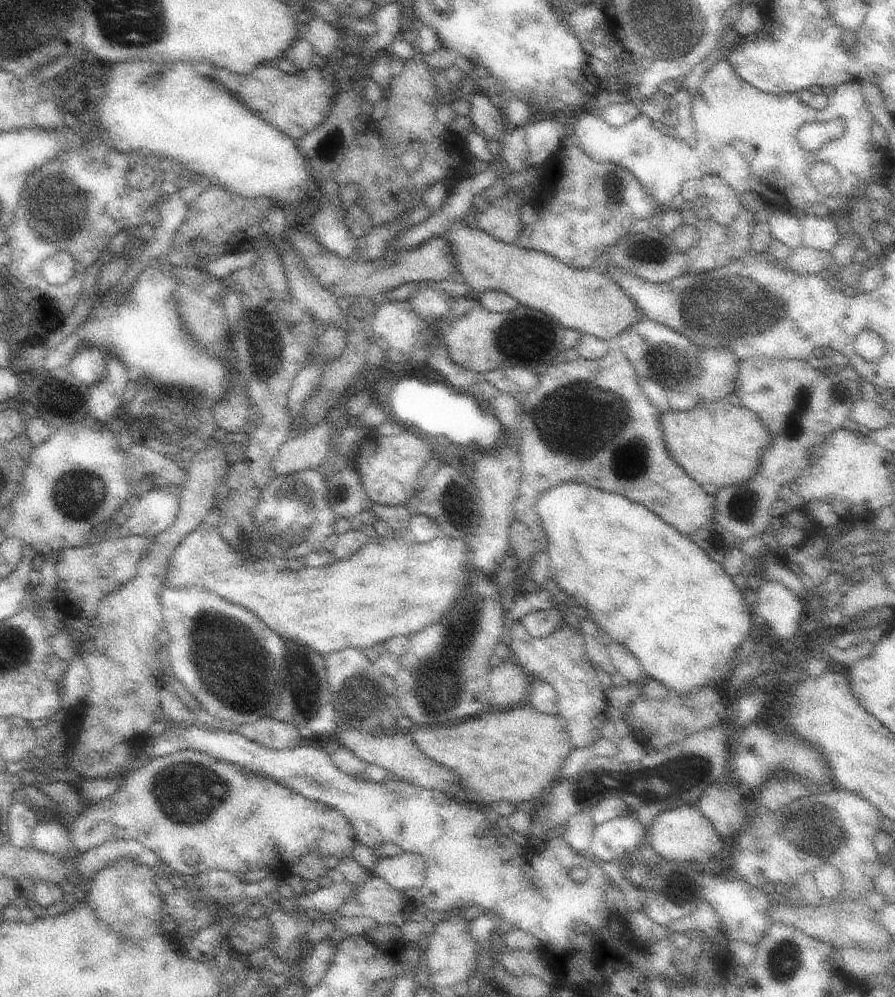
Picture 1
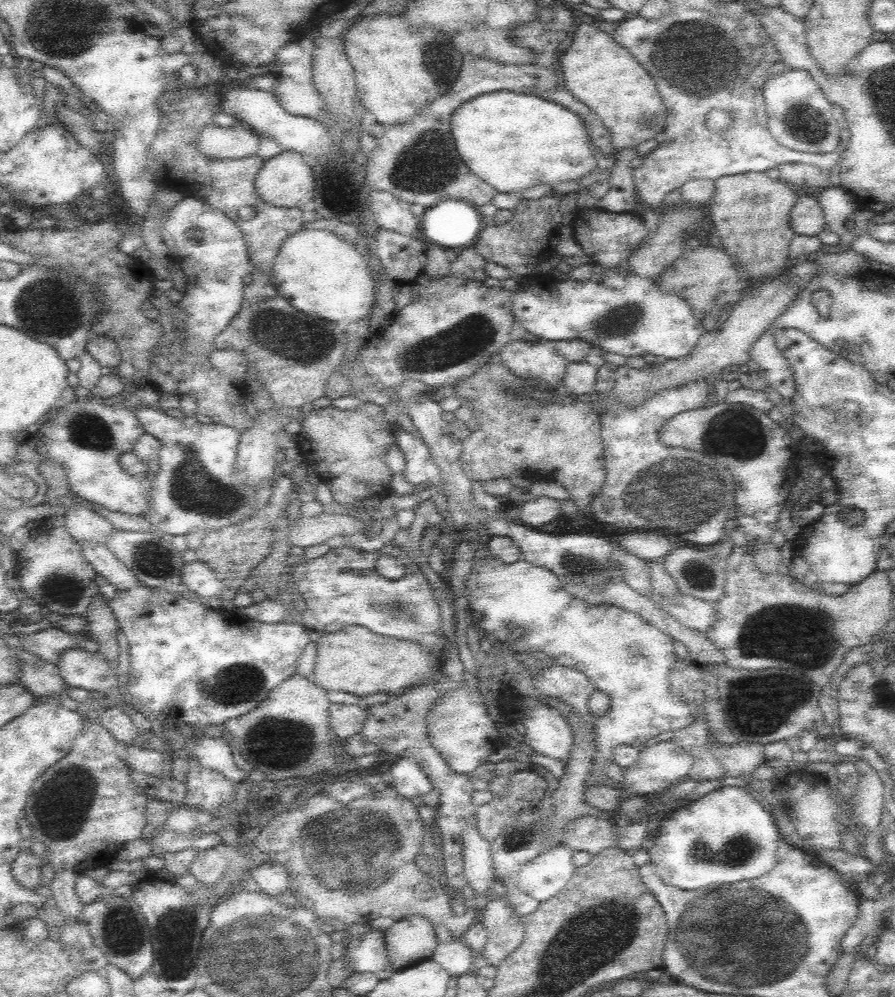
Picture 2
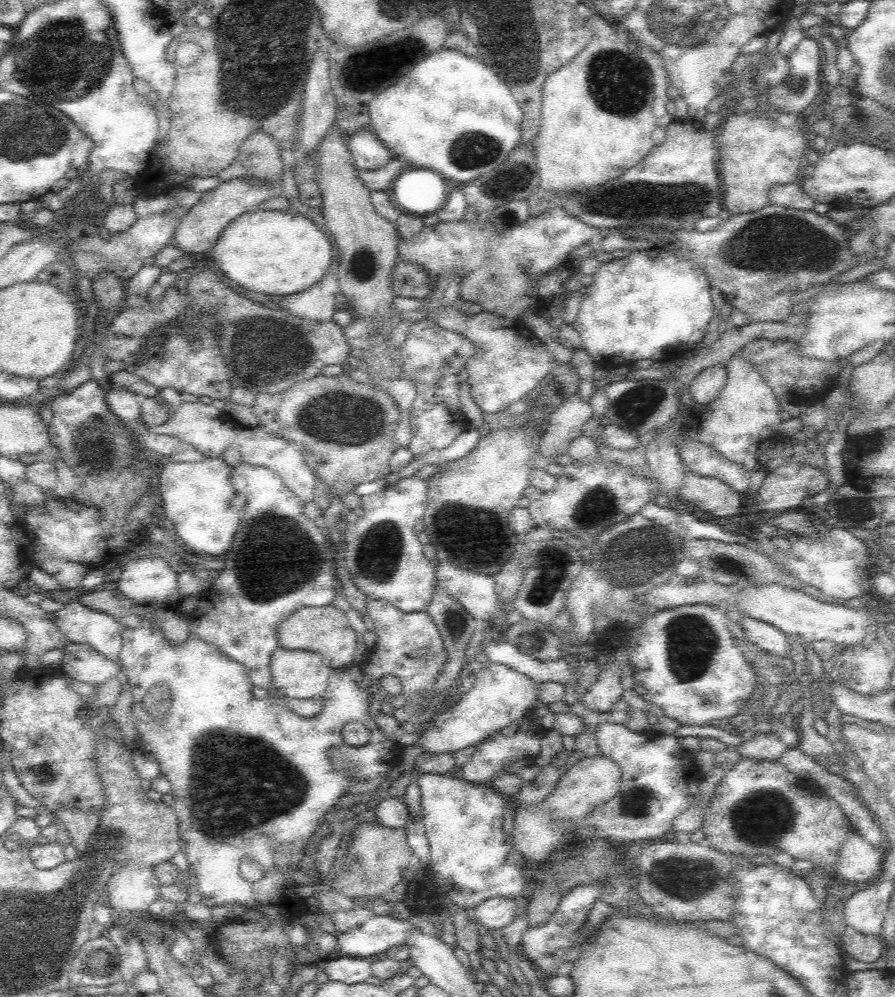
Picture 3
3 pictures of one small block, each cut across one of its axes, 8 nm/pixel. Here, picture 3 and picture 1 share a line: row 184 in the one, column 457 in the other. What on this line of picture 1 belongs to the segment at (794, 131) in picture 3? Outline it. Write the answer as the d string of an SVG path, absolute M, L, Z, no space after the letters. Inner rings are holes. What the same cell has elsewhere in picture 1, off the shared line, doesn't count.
M523 704L519 708L507 708L507 710L493 708L491 712L449 726L437 726L437 728L419 726L409 736L413 744L419 748L419 752L425 754L425 758L431 758L431 762L437 762L443 768L451 770L451 774L457 774L459 786L467 790L467 800L481 810L491 808L491 804L497 802L509 802L513 806L533 808L533 802L541 800L547 794L547 790L553 786L553 782L559 780L559 770L565 768L565 758L569 756L571 750L575 750L567 736L563 718L553 714L551 716L541 714L533 710L529 704Z

